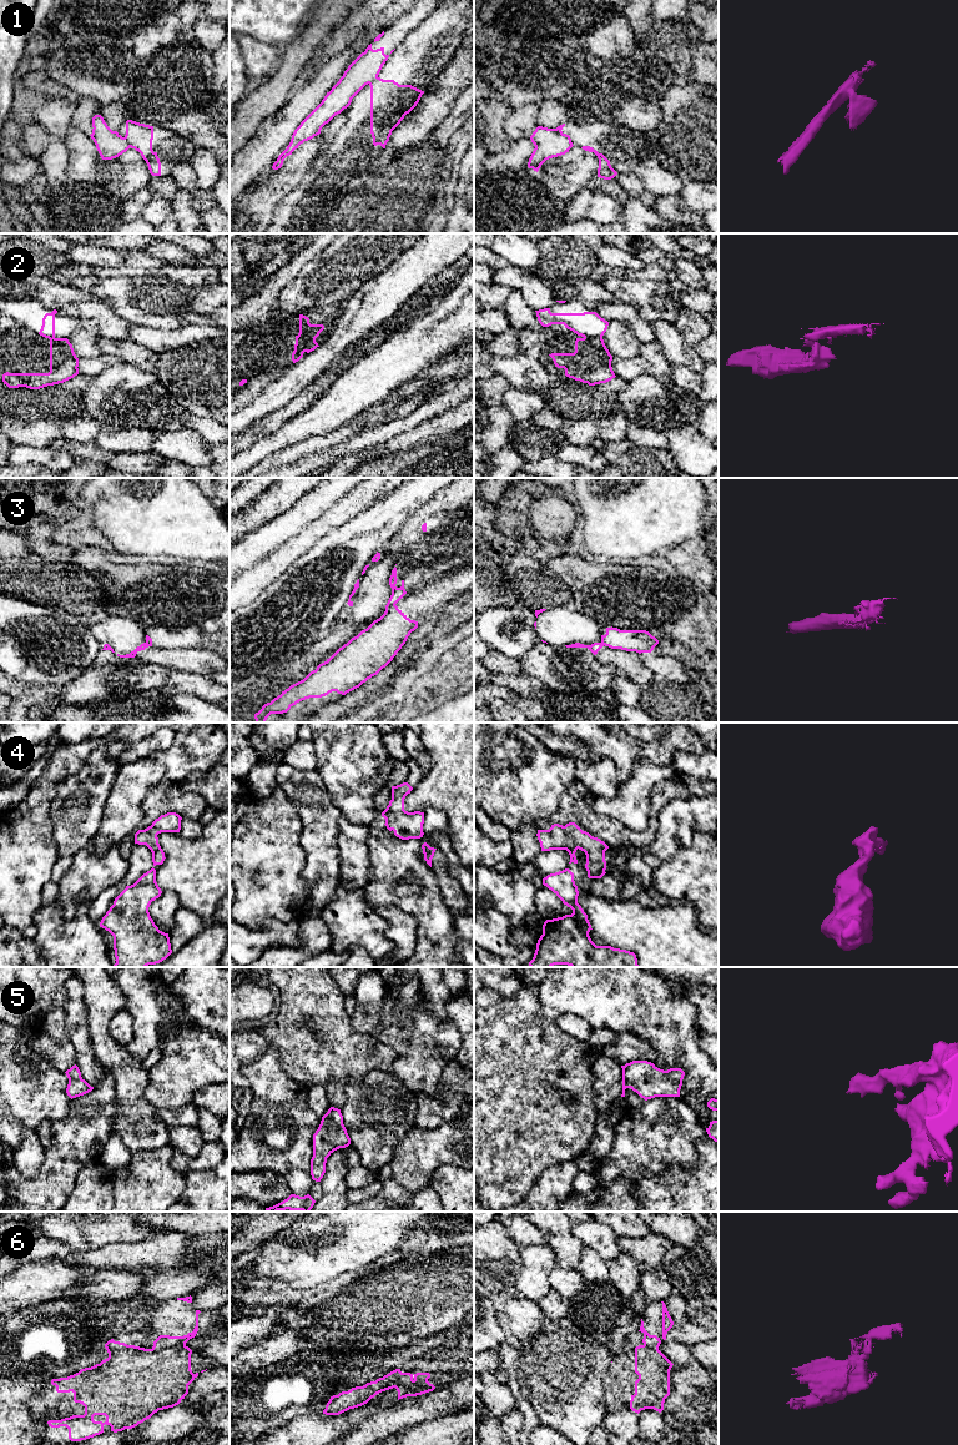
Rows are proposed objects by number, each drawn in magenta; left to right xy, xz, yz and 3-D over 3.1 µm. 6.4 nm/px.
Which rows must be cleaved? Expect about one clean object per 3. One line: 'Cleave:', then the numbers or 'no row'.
Cleave: 1, 2, 3, 6

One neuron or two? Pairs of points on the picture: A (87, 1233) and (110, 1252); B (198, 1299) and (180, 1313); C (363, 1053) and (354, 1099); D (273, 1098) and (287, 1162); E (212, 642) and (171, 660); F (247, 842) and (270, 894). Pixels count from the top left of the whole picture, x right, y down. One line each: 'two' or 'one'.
A: two
B: two
C: two
D: one
E: two
F: one

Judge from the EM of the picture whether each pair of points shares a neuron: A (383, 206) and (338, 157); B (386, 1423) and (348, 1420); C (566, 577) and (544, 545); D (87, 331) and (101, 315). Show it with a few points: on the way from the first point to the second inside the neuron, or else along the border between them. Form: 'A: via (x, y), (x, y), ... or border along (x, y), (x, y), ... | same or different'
A: border along (381, 160), (368, 164), (352, 177) | different
B: border along (386, 1409), (378, 1409), (356, 1421), (346, 1431) | different
C: border along (565, 553), (553, 557) | different
D: border along (79, 318), (90, 318), (100, 336) | different

